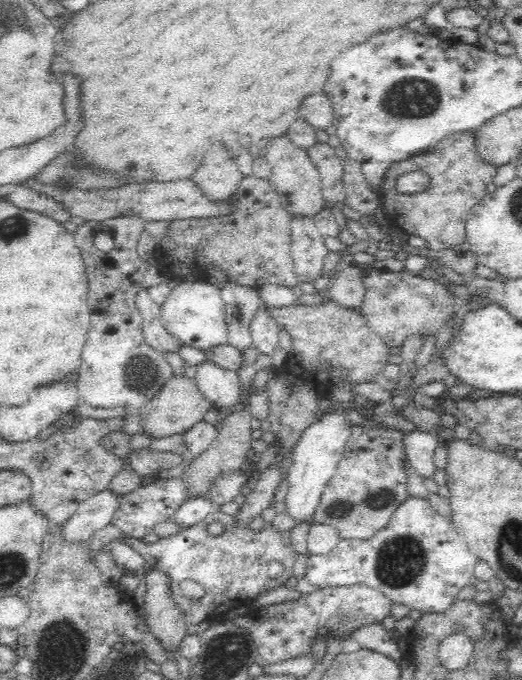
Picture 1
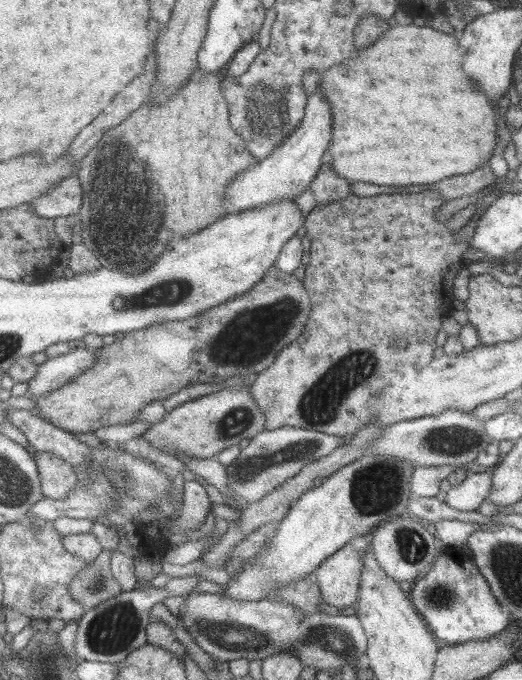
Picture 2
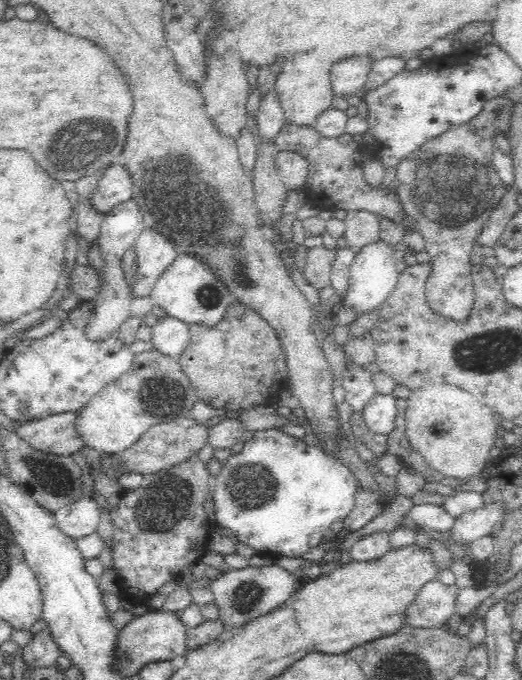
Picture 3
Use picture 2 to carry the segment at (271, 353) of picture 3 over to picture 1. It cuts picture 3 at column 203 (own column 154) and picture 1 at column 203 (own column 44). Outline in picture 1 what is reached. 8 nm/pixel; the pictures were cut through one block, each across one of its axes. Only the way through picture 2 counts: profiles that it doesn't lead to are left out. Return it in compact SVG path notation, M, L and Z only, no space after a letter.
M174 375L158 390L158 394L154 398L150 398L136 413L140 416L142 432L148 438L158 440L158 438L166 438L166 436L176 434L183 435L199 420L202 420L206 412L212 407L212 403L208 402L200 393L194 379L184 375Z

